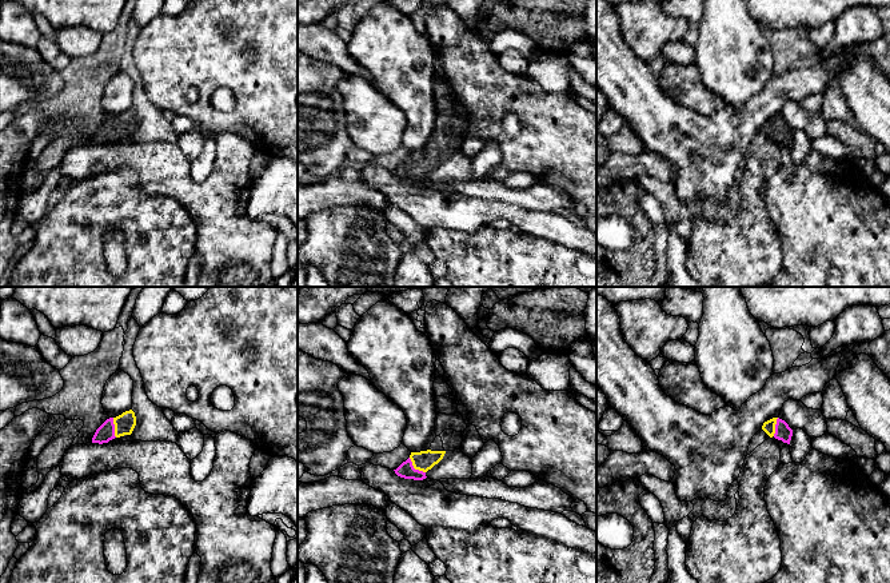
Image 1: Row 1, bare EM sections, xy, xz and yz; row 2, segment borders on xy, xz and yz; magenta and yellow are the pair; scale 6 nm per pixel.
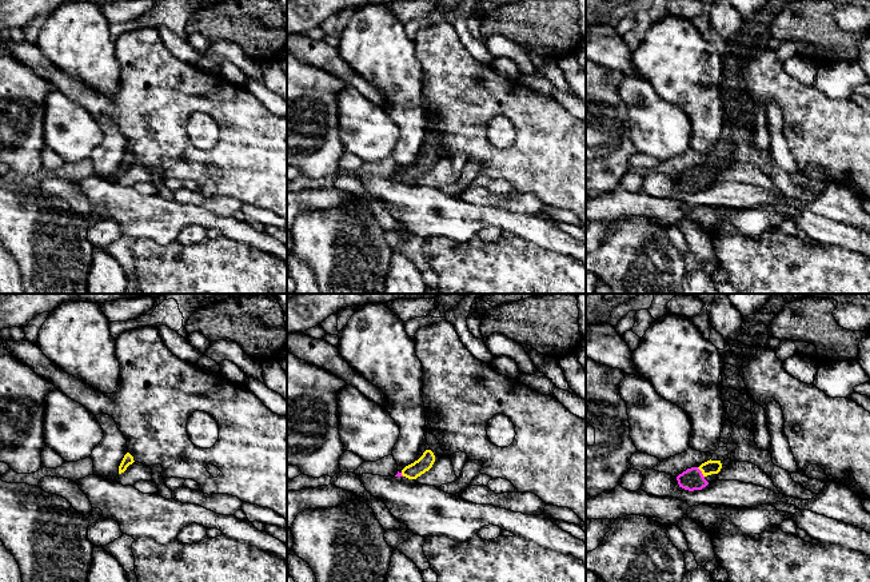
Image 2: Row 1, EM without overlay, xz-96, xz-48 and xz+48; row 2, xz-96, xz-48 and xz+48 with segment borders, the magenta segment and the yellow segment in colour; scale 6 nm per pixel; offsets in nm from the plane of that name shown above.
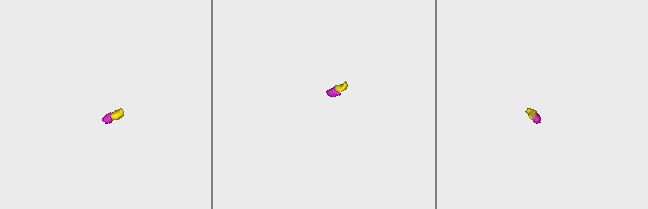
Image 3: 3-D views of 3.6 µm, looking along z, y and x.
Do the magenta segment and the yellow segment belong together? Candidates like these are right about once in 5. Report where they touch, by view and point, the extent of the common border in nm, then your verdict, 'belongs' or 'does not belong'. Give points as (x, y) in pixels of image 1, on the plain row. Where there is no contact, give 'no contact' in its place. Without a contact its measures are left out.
contact xz (414, 170); length 140 nm; belongs

